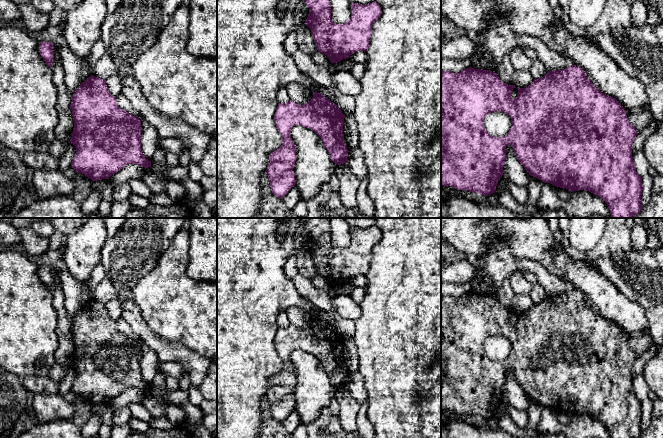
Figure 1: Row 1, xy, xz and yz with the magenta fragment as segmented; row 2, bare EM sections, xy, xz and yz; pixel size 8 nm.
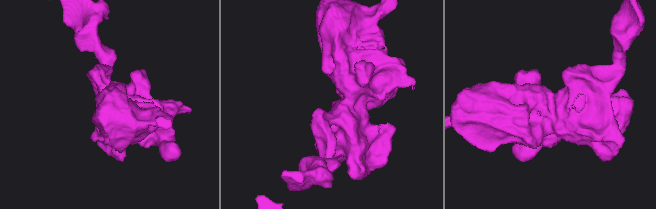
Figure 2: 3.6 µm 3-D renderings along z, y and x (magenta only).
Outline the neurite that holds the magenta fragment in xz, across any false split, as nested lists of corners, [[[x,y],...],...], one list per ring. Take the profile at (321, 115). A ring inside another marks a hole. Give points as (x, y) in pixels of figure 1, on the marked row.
[[[314,91],[312,92],[312,99],[304,105],[297,104],[291,100],[287,103],[279,103],[274,115],[275,125],[282,136],[282,145],[269,155],[270,162],[265,173],[269,178],[272,193],[279,199],[282,199],[288,191],[295,186],[293,168],[297,155],[294,142],[290,135],[293,126],[302,125],[313,130],[321,138],[335,165],[347,163],[349,151],[345,145],[343,134],[345,115],[336,104],[331,102],[324,95]]]

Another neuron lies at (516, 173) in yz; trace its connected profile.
[[[506,145],[506,158],[503,170],[507,178],[516,186],[526,187],[528,185],[530,175],[518,161],[511,145]]]

